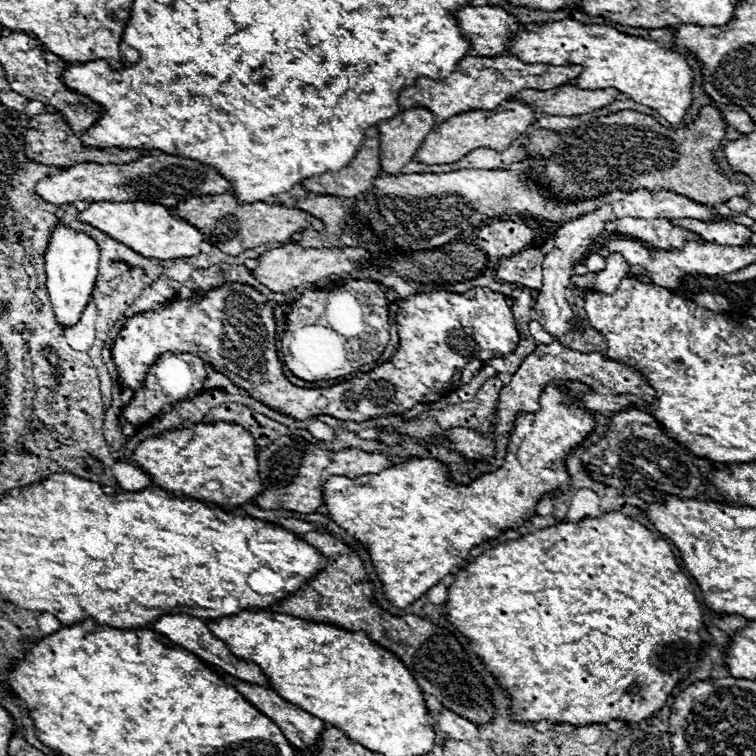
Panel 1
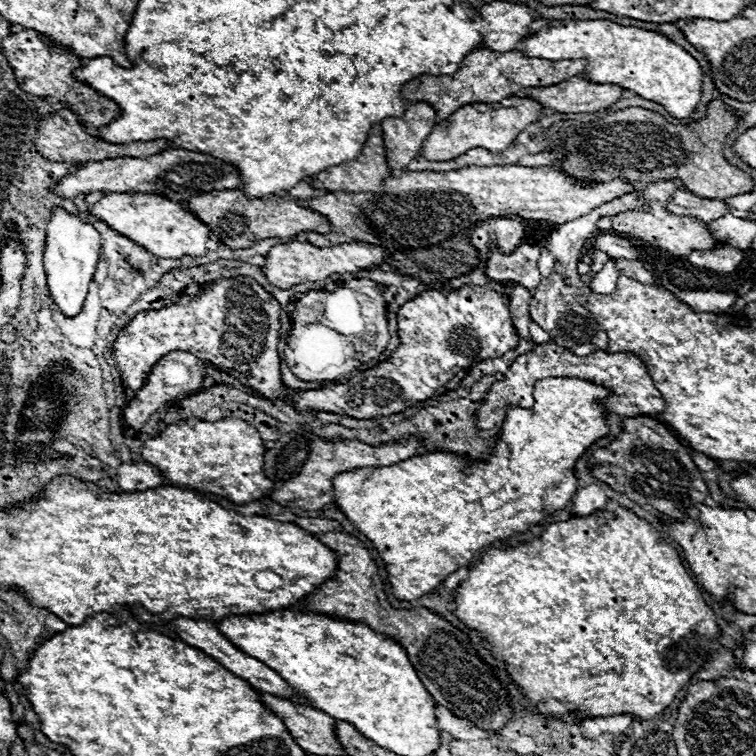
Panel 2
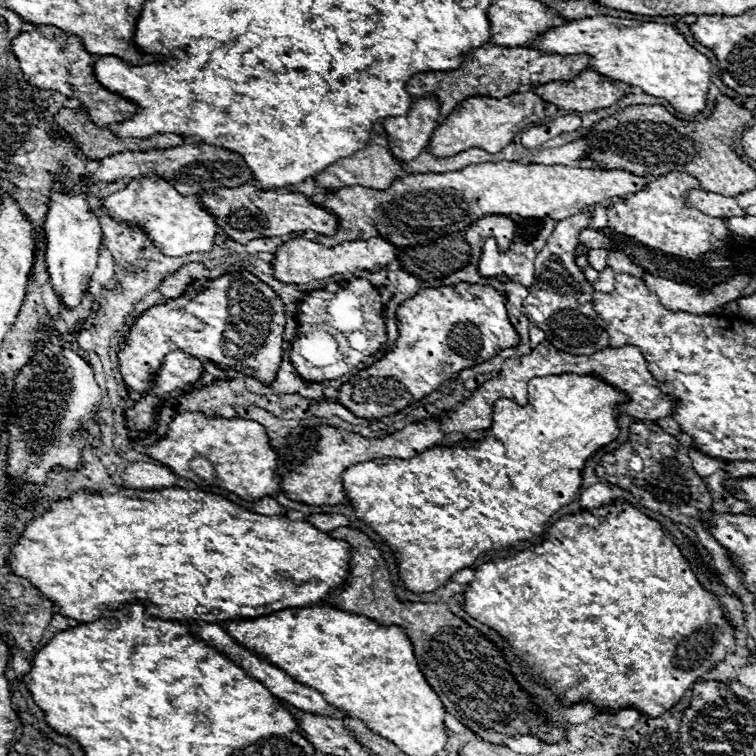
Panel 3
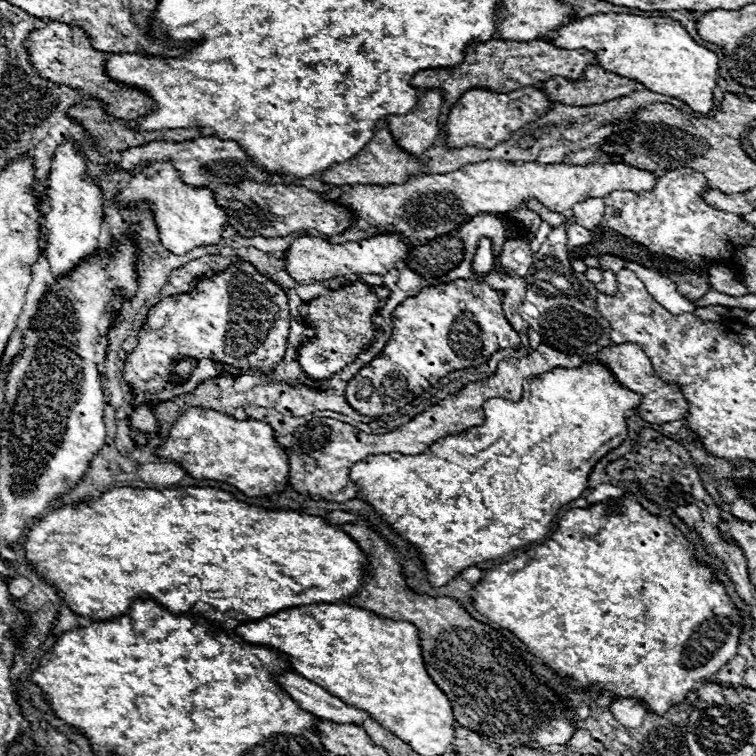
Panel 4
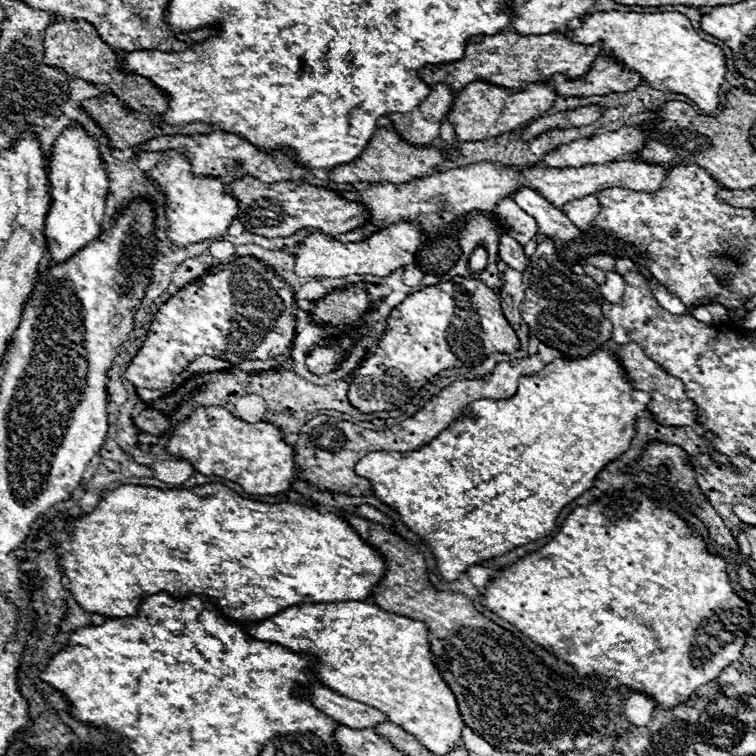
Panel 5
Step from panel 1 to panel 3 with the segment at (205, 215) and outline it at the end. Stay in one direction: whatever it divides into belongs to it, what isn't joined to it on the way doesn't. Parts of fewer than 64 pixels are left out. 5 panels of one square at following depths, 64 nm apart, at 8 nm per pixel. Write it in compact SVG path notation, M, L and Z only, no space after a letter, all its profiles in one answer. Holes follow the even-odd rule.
M244 184L242 188L218 188L218 192L206 192L200 198L200 202L214 216L216 226L224 230L226 238L238 244L246 244L254 238L286 236L292 232L306 232L306 230L332 236L338 224L334 216L330 216L330 212L310 204L306 196L286 192L282 188L274 192L258 192L250 184Z

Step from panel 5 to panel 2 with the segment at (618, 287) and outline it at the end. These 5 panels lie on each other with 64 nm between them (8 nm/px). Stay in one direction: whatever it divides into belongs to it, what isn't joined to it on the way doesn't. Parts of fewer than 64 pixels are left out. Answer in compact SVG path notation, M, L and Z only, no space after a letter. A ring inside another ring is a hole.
M610 258L610 260L604 264L604 268L594 276L590 288L592 288L592 292L596 292L596 294L612 294L612 292L616 290L618 278L620 278L620 272L618 272L614 260Z

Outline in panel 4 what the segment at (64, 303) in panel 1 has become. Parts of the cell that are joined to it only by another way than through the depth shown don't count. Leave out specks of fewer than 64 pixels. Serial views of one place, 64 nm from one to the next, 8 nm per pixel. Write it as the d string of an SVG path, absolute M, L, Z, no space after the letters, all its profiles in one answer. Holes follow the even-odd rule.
M66 142L58 148L48 178L48 212L42 226L48 230L48 246L44 250L54 278L66 276L82 260L92 256L98 248L98 236L102 226L102 192L92 176L84 172L84 158L76 154L76 142Z

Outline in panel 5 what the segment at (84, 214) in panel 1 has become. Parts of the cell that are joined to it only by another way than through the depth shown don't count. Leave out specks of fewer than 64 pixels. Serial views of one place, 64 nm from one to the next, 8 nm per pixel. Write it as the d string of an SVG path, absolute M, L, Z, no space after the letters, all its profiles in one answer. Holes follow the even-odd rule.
M170 152L154 168L150 168L146 172L146 180L154 182L158 192L164 196L162 212L168 220L166 236L176 248L204 240L220 240L238 216L238 202L234 196L224 192L222 182L214 178L192 178L190 164L180 152Z

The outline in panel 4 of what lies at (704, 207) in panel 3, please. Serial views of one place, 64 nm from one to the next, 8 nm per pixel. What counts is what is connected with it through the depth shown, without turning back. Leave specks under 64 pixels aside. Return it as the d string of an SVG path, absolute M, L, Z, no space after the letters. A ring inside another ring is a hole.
M706 190L702 194L702 200L710 206L714 206L716 210L722 212L732 212L732 214L750 214L754 204L744 200L744 194L722 194L718 190Z

